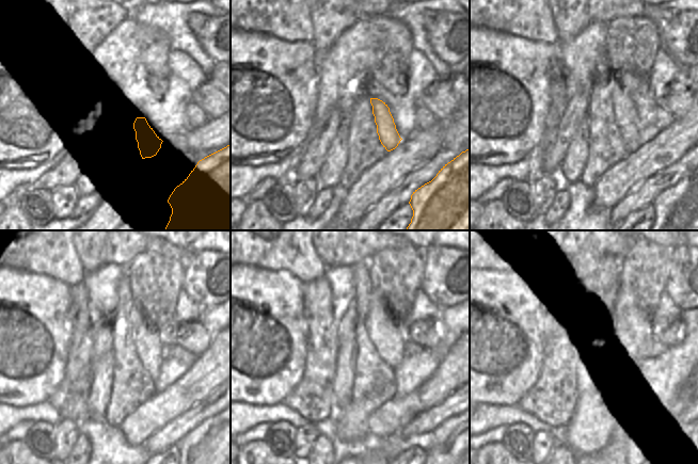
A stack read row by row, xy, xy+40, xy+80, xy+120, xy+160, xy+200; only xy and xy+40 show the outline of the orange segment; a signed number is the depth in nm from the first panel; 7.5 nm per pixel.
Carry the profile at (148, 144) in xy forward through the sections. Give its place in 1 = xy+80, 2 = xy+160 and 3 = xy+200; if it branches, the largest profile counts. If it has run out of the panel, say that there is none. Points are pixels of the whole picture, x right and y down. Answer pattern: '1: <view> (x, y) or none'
1: xy+80 (624, 111)
2: xy+160 (383, 330)
3: xy+200 (629, 318)

